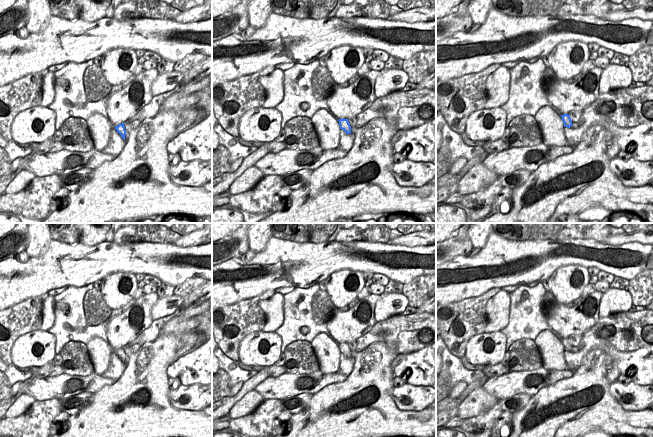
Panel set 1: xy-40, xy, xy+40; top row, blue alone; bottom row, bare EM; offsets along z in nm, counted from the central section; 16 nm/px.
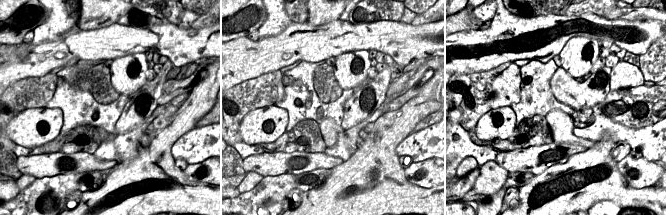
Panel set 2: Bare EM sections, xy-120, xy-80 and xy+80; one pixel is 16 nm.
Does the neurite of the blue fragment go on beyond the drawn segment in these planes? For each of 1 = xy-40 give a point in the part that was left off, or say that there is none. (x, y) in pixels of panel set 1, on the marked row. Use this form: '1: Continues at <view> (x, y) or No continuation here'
1: No continuation here

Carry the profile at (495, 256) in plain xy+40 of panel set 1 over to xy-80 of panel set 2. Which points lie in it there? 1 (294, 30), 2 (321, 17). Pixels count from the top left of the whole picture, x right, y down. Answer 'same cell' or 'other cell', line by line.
1: same cell
2: other cell

